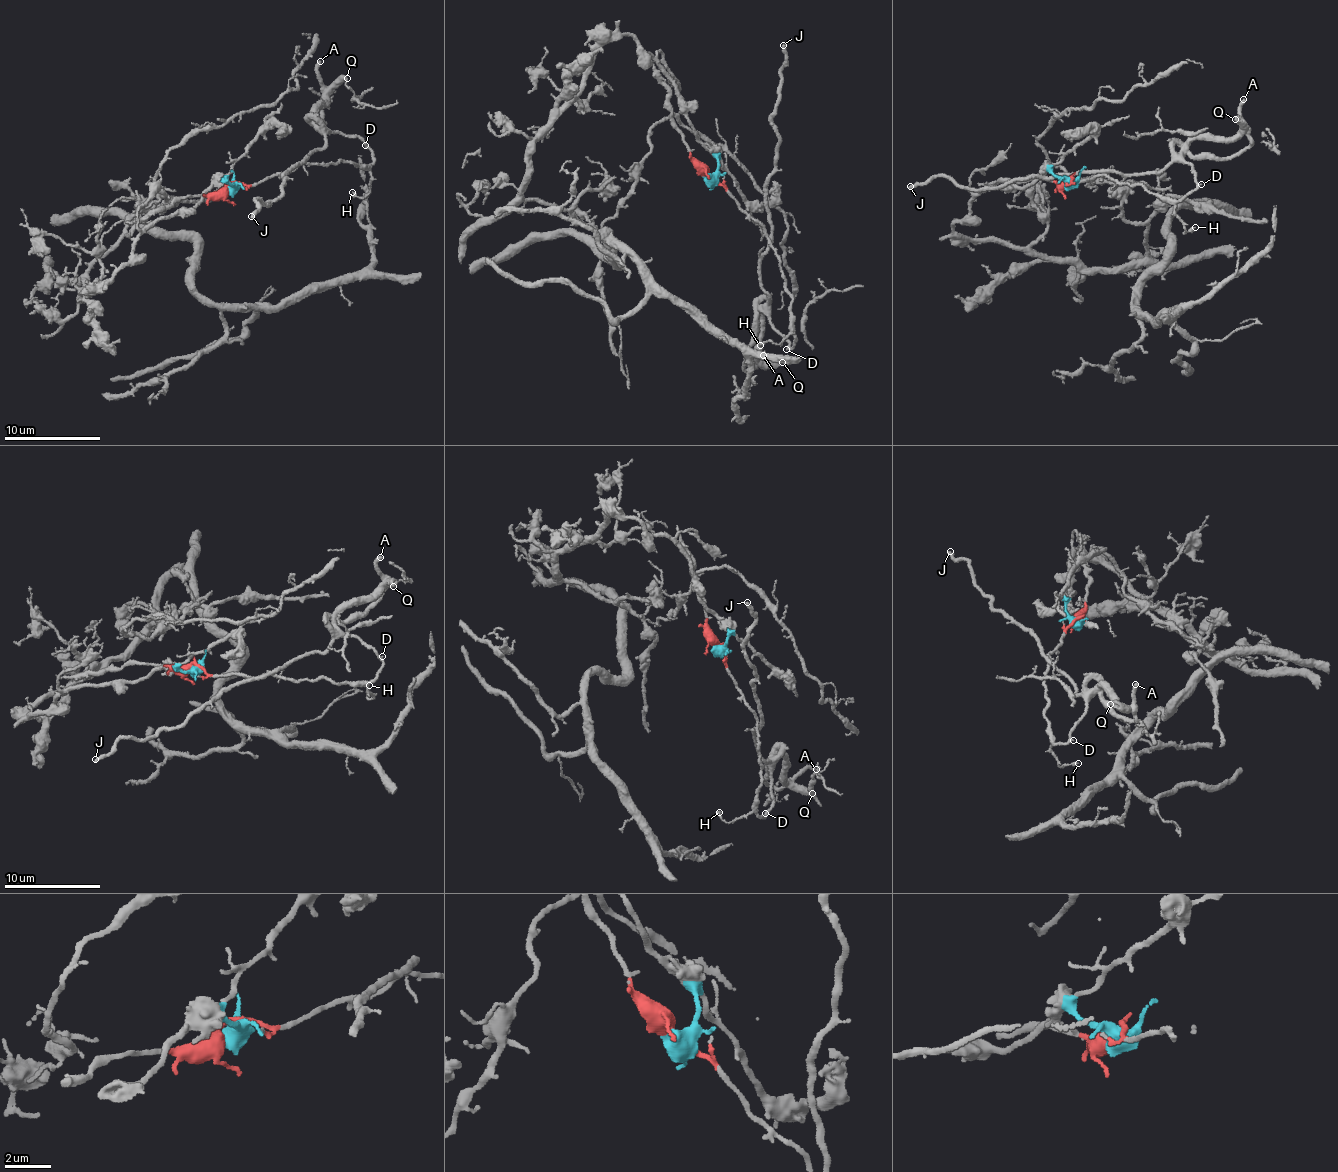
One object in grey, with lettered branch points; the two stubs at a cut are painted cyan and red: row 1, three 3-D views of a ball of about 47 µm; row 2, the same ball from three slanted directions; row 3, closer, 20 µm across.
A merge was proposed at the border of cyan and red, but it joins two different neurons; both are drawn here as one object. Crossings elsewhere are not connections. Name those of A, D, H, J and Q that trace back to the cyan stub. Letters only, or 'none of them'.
none of them

